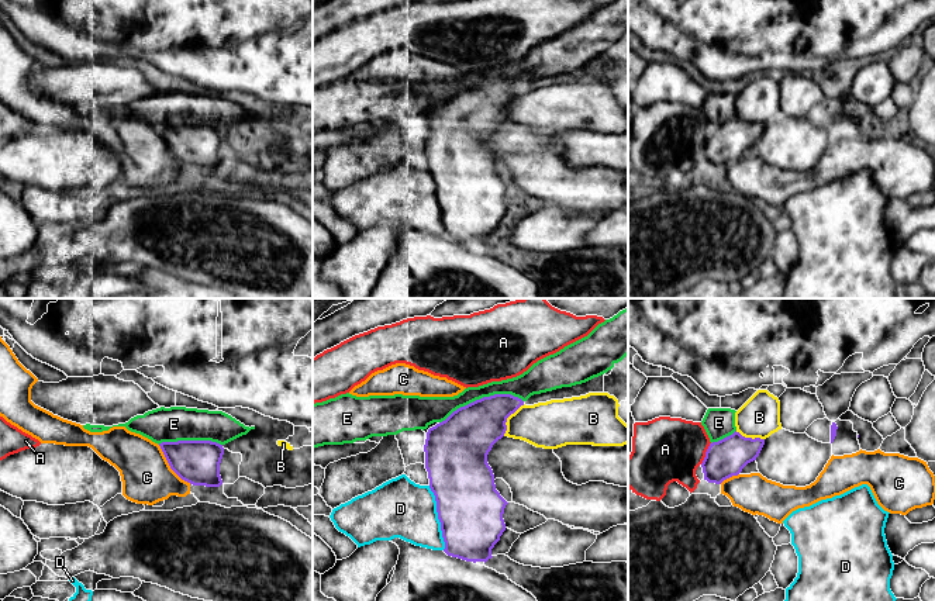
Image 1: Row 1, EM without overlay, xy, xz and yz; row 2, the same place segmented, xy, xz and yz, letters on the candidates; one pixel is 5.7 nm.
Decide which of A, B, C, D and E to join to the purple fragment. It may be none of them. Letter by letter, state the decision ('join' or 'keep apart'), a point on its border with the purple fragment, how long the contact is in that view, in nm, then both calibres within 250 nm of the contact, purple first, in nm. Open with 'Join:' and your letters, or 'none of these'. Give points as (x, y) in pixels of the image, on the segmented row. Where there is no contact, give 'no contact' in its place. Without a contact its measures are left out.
Join: none of these
A: keep apart; meets purple in yz at (706, 453); contact 140 nm long; 220 nm thick on the purple side, 380 nm on the other
B: keep apart; meets purple in xz at (507, 417); contact 220 nm long; 300 nm thick on the purple side, 260 nm on the other
C: keep apart; meets purple in xy at (169, 465); contact 300 nm long; 260 nm thick on the purple side, 300 nm on the other
D: keep apart; meets purple in xz at (438, 518); contact 380 nm long; 380 nm thick on the purple side, 340 nm on the other
E: keep apart; meets purple in xz at (480, 399); contact 500 nm long; 320 nm thick on the purple side, 140 nm on the other

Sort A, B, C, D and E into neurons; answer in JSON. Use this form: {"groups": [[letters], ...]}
{"groups": [["A"], ["B"], ["C"], ["D"], ["E"]]}

